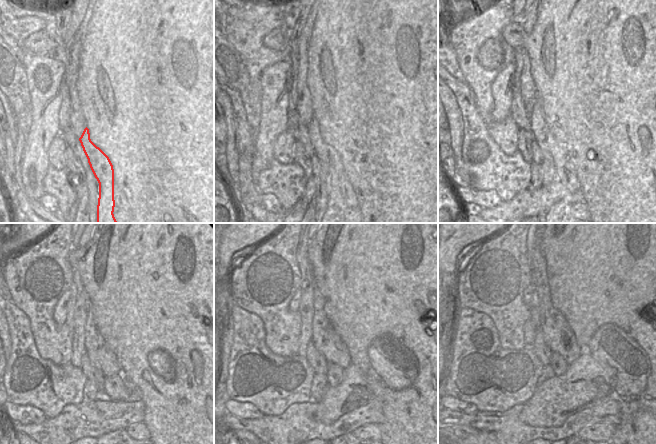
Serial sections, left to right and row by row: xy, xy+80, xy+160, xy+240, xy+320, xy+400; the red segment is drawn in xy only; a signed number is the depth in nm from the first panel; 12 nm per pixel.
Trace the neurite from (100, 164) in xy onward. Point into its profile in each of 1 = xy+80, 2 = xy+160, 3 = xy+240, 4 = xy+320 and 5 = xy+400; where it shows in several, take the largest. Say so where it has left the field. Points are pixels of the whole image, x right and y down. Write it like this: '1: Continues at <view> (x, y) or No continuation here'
1: Continues at xy+80 (335, 202)
2: Continues at xy+160 (543, 136)
3: Continues at xy+240 (100, 355)
4: Continues at xy+320 (326, 340)
5: Continues at xy+400 (559, 337).

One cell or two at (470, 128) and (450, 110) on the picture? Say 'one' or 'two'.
two

